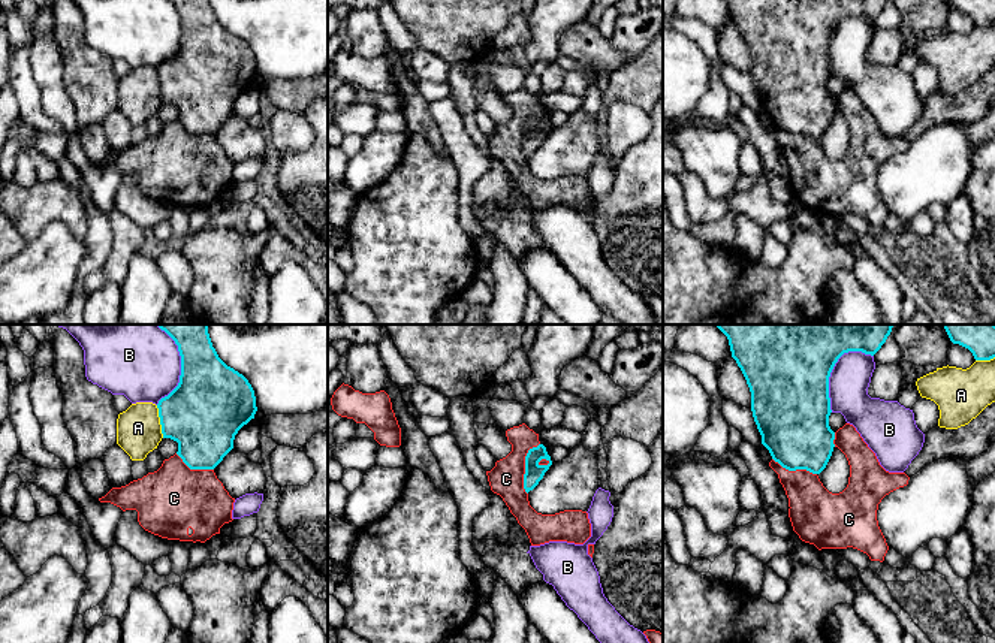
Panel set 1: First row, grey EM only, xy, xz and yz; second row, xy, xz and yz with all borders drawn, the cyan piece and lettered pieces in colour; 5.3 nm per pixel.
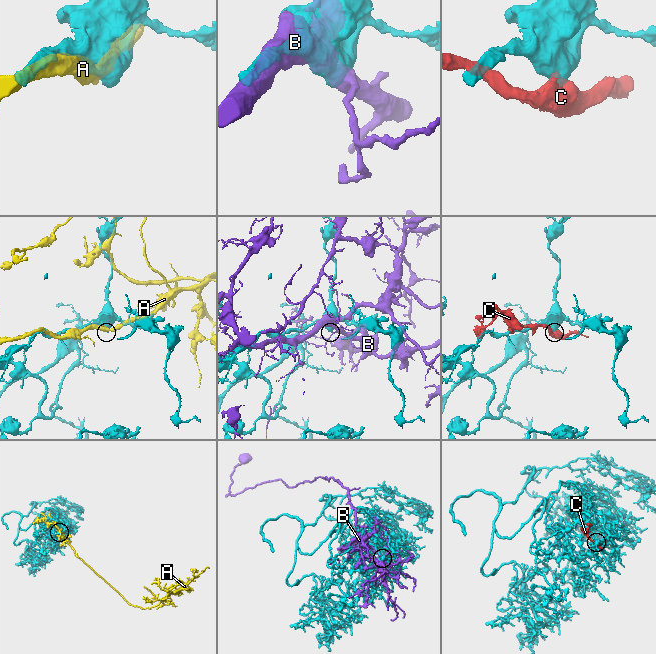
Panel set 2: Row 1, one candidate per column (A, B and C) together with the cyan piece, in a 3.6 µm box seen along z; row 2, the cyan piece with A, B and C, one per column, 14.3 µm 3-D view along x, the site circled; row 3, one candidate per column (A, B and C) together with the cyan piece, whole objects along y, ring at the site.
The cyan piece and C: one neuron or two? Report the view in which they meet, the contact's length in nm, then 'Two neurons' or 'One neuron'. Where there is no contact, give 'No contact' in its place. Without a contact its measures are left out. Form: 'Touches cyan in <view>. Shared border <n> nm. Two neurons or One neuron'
Touches cyan in xz. Shared border 280 nm. Two neurons

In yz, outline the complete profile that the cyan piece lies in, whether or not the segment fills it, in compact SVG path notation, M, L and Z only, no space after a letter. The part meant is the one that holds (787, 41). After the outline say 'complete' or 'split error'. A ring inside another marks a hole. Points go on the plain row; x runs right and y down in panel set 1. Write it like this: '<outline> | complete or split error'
M726 0L732 22L741 33L751 57L751 76L762 109L772 124L789 136L806 135L820 139L833 117L835 97L829 91L829 42L838 24L848 16L874 21L889 0Z | complete

